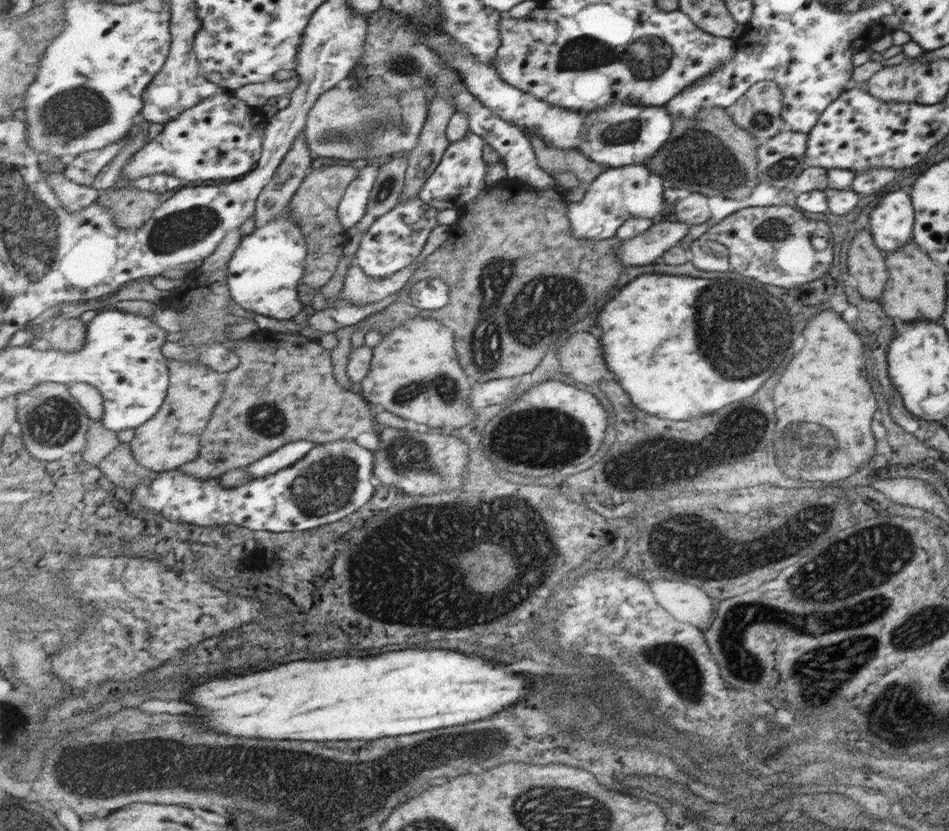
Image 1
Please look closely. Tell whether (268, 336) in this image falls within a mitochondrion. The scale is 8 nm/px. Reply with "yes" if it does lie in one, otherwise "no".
no

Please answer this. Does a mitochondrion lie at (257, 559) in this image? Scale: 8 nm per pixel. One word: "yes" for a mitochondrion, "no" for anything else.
no

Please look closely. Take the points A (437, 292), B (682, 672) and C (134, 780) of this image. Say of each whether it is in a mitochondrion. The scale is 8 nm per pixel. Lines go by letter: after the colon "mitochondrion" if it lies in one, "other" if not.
A: other
B: mitochondrion
C: mitochondrion

